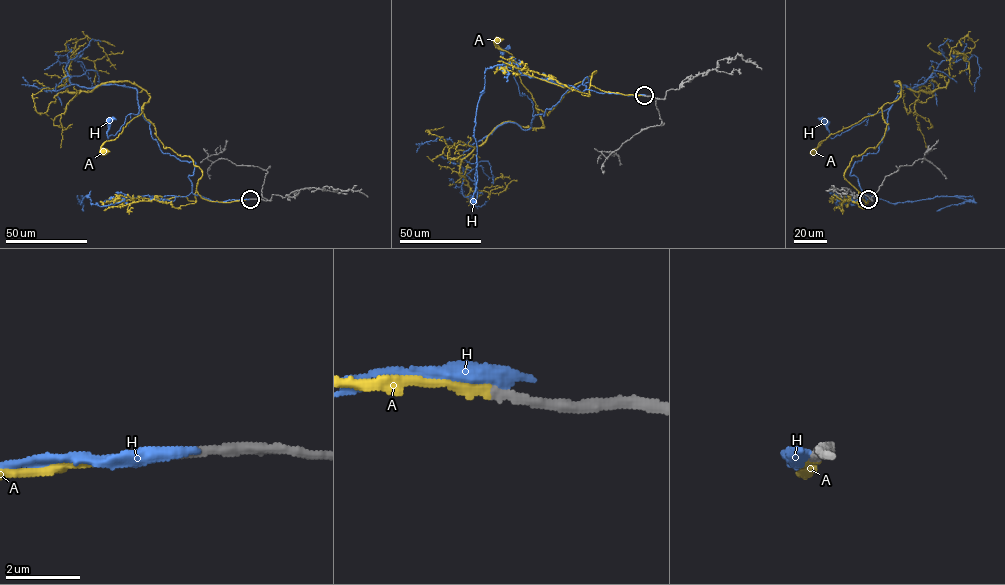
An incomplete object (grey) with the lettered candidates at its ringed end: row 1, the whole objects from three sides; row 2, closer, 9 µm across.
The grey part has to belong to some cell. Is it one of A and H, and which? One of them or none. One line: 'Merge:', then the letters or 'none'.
Merge: A

